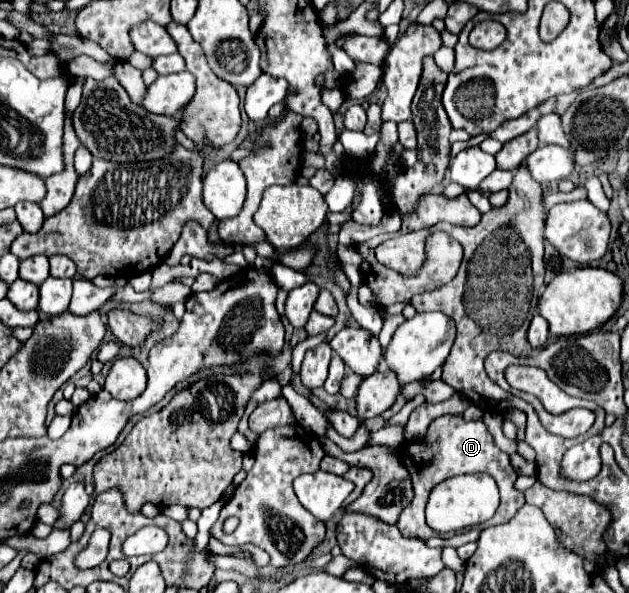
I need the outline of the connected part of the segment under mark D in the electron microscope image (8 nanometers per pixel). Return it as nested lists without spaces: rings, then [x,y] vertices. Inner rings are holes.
[[[440,416],[440,418],[436,418],[432,422],[432,426],[428,430],[428,438],[424,442],[408,442],[400,450],[400,458],[406,464],[408,472],[412,476],[412,482],[414,482],[414,500],[412,500],[410,506],[406,506],[402,510],[400,522],[396,524],[406,538],[428,540],[428,538],[436,536],[426,526],[424,508],[426,508],[426,500],[428,500],[428,494],[430,494],[432,486],[436,486],[438,482],[442,482],[442,480],[446,480],[450,476],[484,472],[484,474],[490,474],[496,480],[496,484],[500,488],[500,506],[498,506],[496,514],[488,522],[480,524],[480,530],[484,530],[488,526],[496,526],[496,524],[508,522],[518,512],[518,508],[524,506],[524,494],[514,488],[514,480],[518,478],[518,474],[512,470],[508,454],[502,452],[494,444],[494,436],[488,432],[488,428],[486,428],[486,424],[482,420],[466,422],[462,416]],[[432,432],[442,432],[442,434],[440,434],[438,440],[432,442]]]

